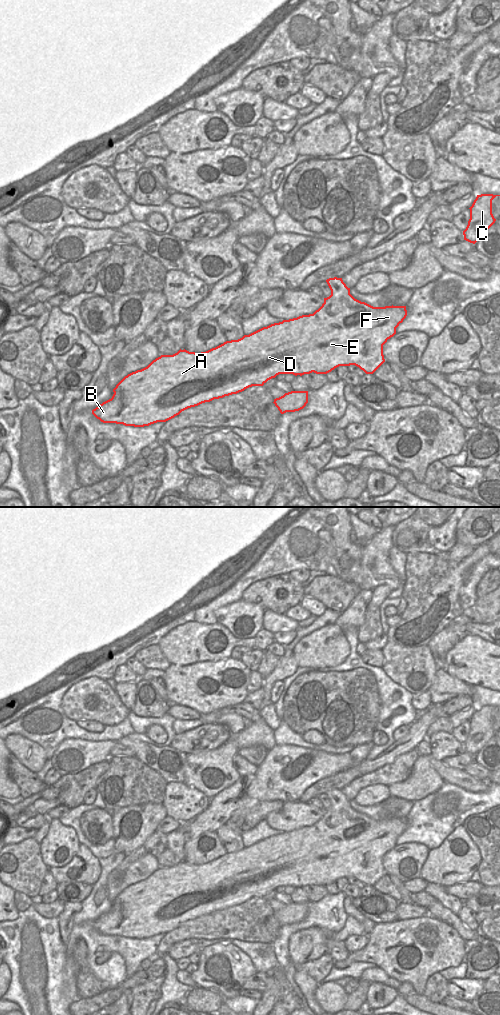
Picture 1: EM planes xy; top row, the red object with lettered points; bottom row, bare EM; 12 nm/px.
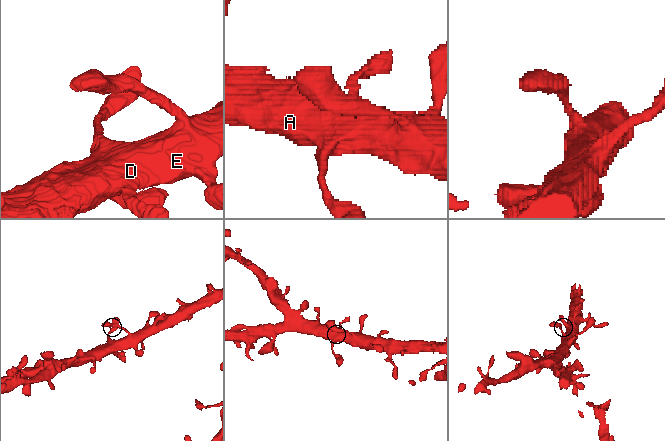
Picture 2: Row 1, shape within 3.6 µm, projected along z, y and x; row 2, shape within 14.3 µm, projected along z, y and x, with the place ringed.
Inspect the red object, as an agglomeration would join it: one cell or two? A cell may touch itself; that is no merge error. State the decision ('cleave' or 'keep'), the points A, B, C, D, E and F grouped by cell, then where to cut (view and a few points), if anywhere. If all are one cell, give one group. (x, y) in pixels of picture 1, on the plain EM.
keep | A B C D E F | no cut

